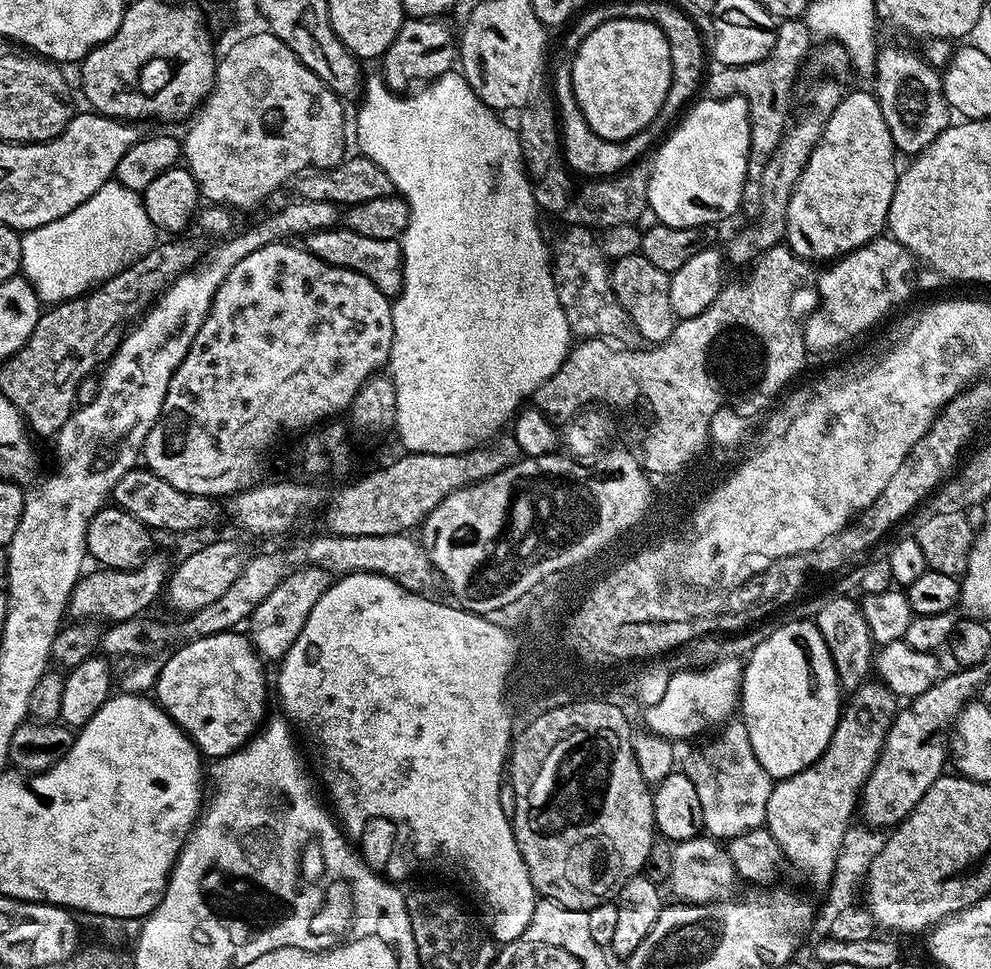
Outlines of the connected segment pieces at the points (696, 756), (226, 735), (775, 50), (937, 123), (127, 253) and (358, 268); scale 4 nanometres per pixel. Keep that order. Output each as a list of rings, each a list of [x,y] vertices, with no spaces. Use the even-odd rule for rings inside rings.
[[[733,718],[715,733],[713,740],[683,757],[682,771],[694,782],[694,790],[702,806],[702,822],[707,835],[721,841],[732,840],[746,830],[764,824],[766,802],[770,802],[773,779],[754,758],[750,734],[746,734],[743,719]]]
[[[236,630],[214,633],[177,647],[158,674],[154,689],[156,703],[193,740],[204,758],[237,752],[260,731],[266,720],[266,664],[247,635],[238,633]]]
[[[797,18],[795,20],[782,20],[779,21],[778,27],[776,29],[776,41],[774,46],[770,50],[770,54],[766,54],[766,58],[762,58],[758,62],[753,64],[747,64],[746,66],[716,66],[707,73],[706,76],[706,92],[708,88],[707,95],[713,100],[724,100],[728,96],[741,96],[745,102],[748,104],[748,117],[750,118],[750,150],[748,152],[748,173],[744,179],[744,185],[742,186],[742,198],[740,199],[740,212],[743,215],[748,215],[748,218],[755,218],[758,213],[762,210],[762,170],[766,170],[766,162],[770,162],[770,154],[774,154],[774,150],[778,150],[778,142],[782,142],[784,137],[784,130],[788,127],[790,123],[790,113],[793,111],[792,108],[792,91],[796,88],[796,79],[800,76],[800,67],[803,69],[808,63],[809,55],[814,47],[814,39],[812,38],[810,31],[806,28],[806,22],[802,19]]]
[[[881,51],[876,62],[874,93],[880,102],[882,117],[889,126],[897,153],[924,151],[950,123],[950,109],[943,87],[916,88],[916,56],[912,52]]]
[[[113,178],[97,192],[90,194],[90,198],[82,202],[82,206],[70,210],[70,214],[46,226],[31,228],[29,232],[21,235],[20,241],[22,242],[20,259],[22,275],[32,283],[41,305],[51,306],[60,304],[63,300],[74,300],[77,296],[85,295],[89,290],[109,280],[111,276],[119,274],[123,268],[135,264],[140,257],[156,247],[158,229],[150,222],[150,214],[146,214],[143,195],[127,189]]]
[[[343,226],[323,228],[317,232],[309,232],[303,237],[303,247],[310,254],[322,258],[330,266],[349,268],[374,282],[378,290],[389,298],[395,298],[404,285],[404,255],[400,249],[399,240],[379,240],[378,238],[365,238],[362,234],[354,234],[354,230]]]

